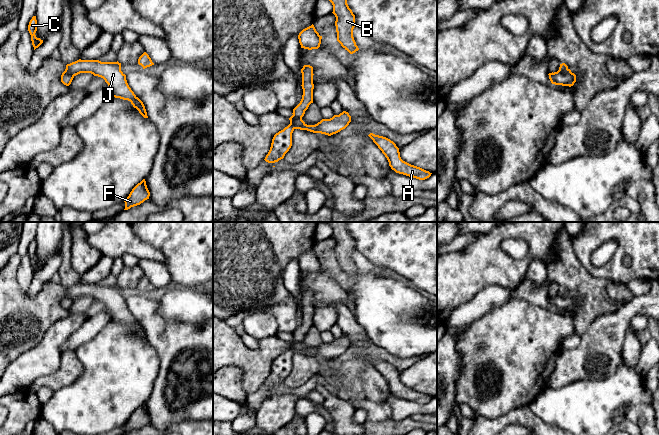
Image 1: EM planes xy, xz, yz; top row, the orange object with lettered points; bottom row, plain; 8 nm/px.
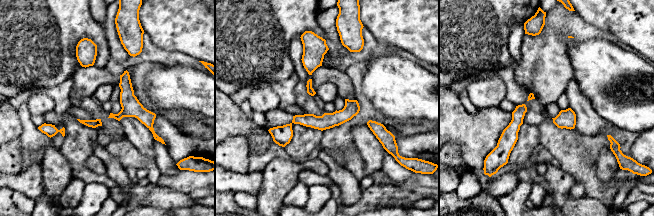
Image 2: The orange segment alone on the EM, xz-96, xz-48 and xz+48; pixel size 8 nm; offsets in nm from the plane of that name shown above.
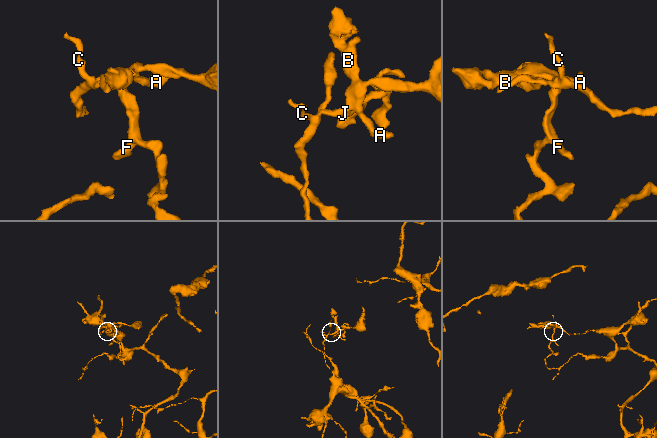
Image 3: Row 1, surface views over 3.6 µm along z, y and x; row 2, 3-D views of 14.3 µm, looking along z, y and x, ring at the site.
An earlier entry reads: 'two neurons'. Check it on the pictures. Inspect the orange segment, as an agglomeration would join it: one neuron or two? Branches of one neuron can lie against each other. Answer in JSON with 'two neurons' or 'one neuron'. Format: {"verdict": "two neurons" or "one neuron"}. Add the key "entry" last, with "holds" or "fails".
{"verdict": "two neurons", "entry": "holds"}

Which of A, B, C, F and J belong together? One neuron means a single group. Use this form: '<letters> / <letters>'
A B F J / C

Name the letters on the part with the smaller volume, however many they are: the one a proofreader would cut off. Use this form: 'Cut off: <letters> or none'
Cut off: A, B, F, J

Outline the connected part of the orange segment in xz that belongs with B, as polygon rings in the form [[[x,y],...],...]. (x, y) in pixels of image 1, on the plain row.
[[[326,222],[333,229],[333,238],[336,241],[335,250],[337,265],[350,278],[359,274],[353,261],[353,253],[356,250],[355,239],[347,228],[348,222]]]

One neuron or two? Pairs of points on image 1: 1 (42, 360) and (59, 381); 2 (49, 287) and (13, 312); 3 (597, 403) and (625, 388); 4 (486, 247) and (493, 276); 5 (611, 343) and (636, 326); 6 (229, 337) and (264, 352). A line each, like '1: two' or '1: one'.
1: two
2: one
3: one
4: one
5: two
6: one

